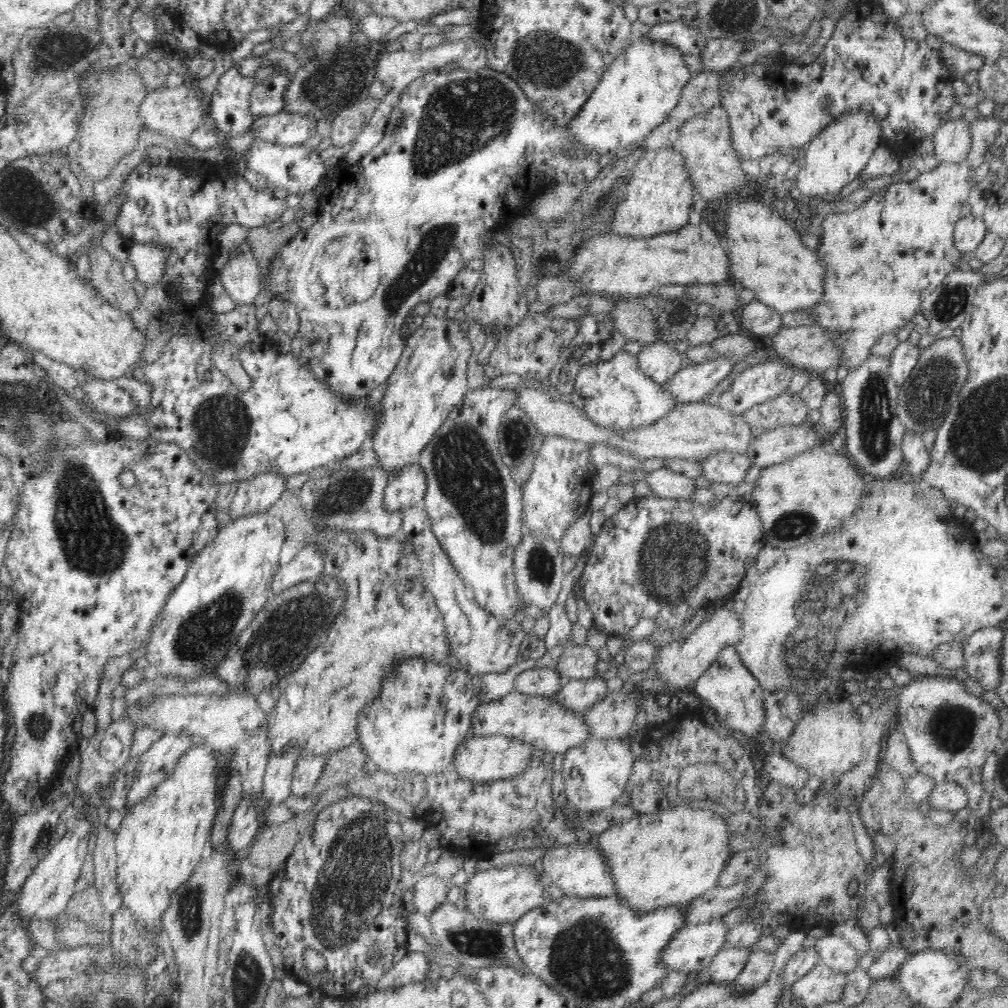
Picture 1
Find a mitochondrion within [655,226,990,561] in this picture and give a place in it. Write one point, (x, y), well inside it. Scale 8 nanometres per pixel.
(932, 388)

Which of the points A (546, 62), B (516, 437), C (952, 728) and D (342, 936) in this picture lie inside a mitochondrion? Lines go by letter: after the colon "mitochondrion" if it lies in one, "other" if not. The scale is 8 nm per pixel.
A: mitochondrion
B: mitochondrion
C: mitochondrion
D: mitochondrion

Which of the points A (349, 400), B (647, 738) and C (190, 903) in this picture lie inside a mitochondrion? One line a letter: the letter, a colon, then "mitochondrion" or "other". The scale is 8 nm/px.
A: other
B: other
C: mitochondrion

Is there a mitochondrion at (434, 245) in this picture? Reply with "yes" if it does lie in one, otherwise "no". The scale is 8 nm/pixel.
yes

